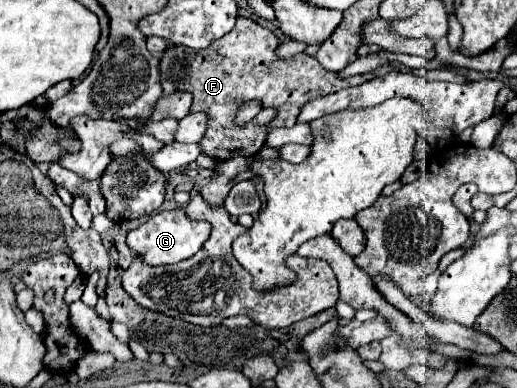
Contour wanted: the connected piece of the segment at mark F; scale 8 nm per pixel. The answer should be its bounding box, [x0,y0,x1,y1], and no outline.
[161,16,393,160]

